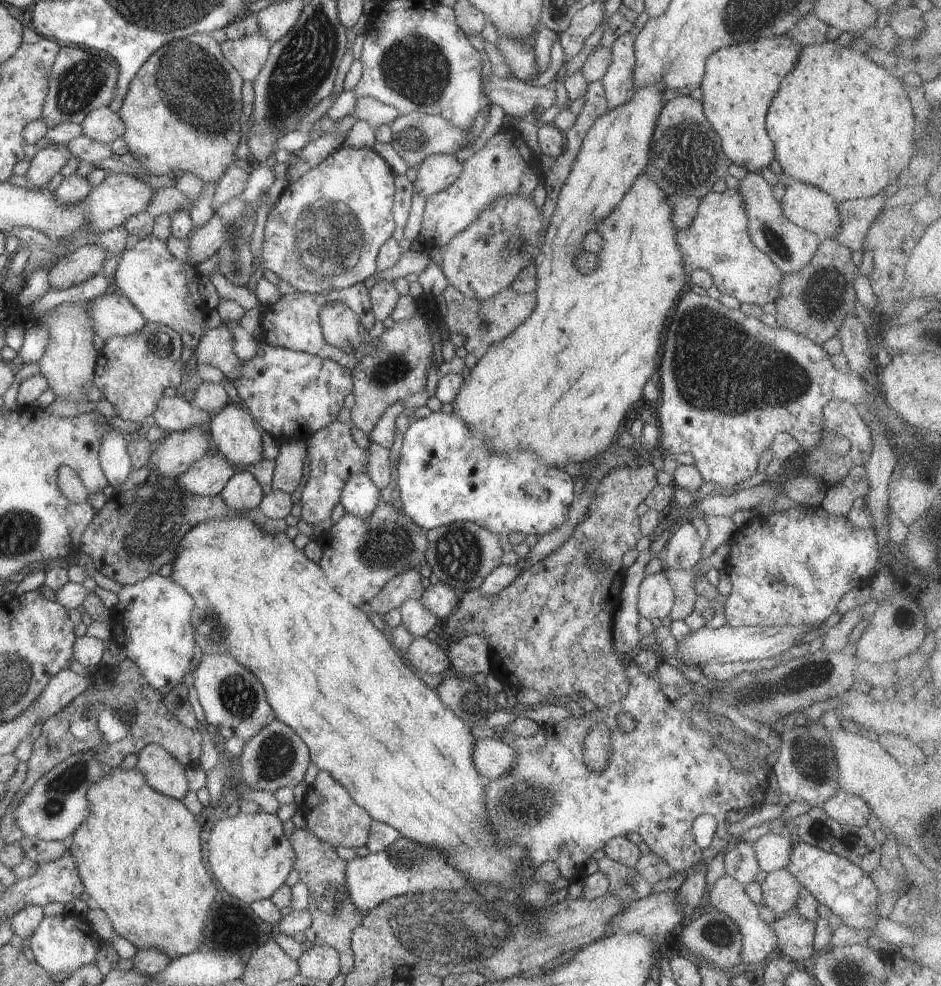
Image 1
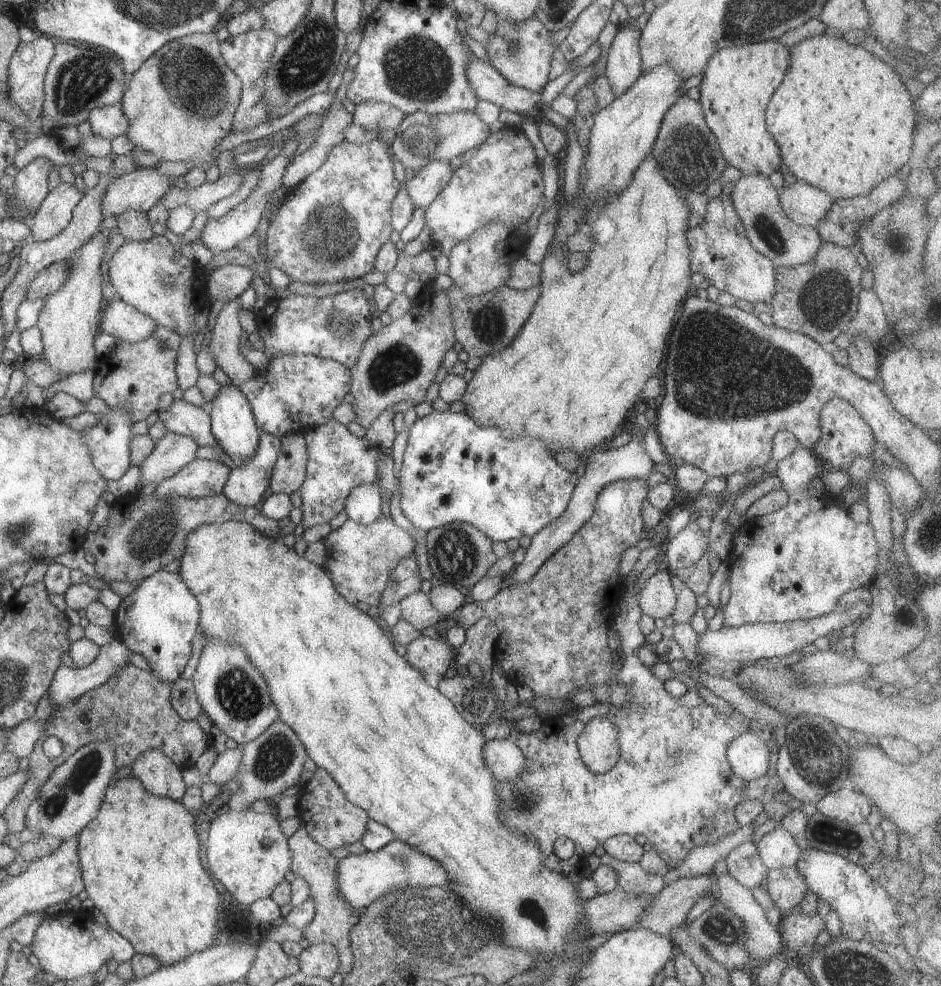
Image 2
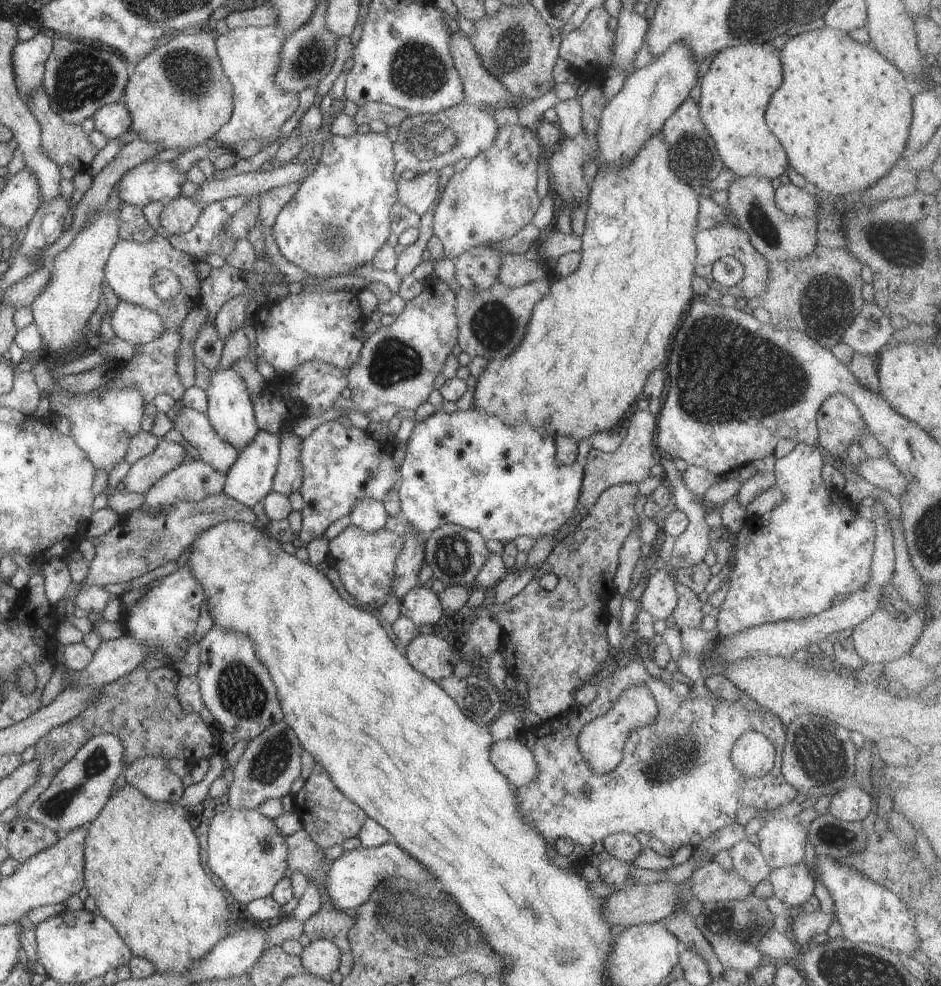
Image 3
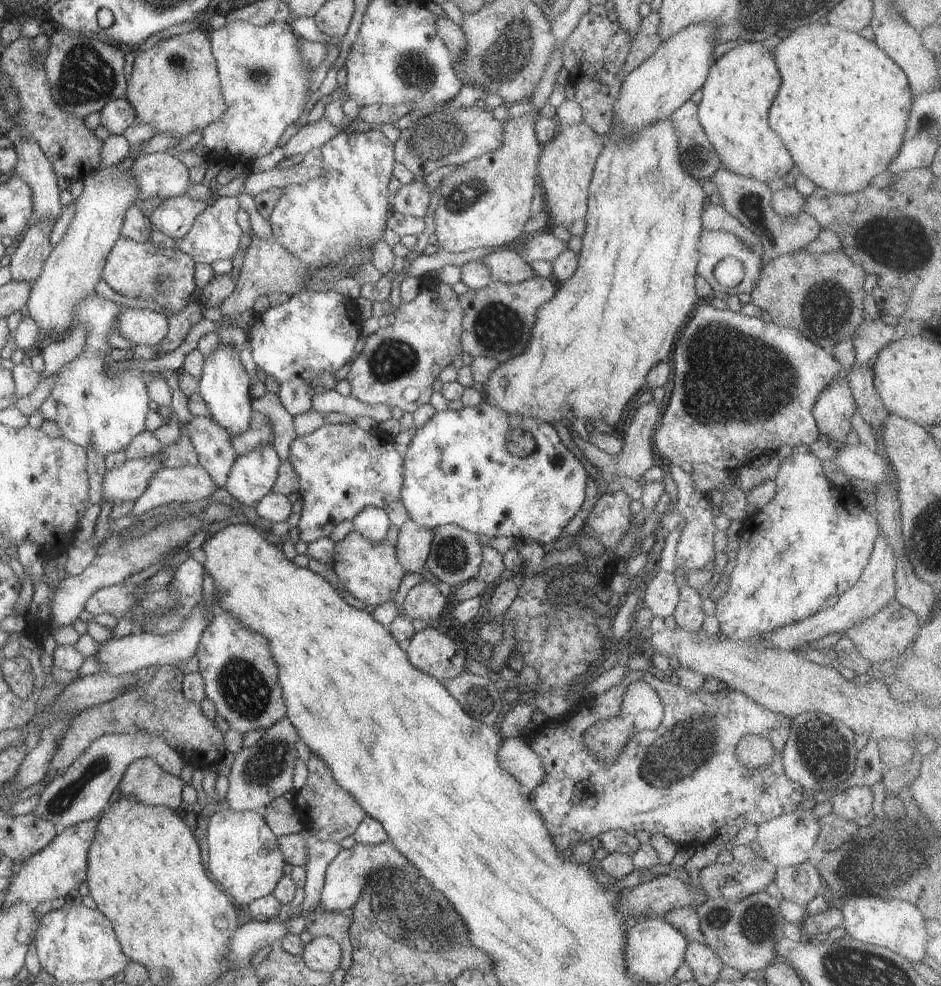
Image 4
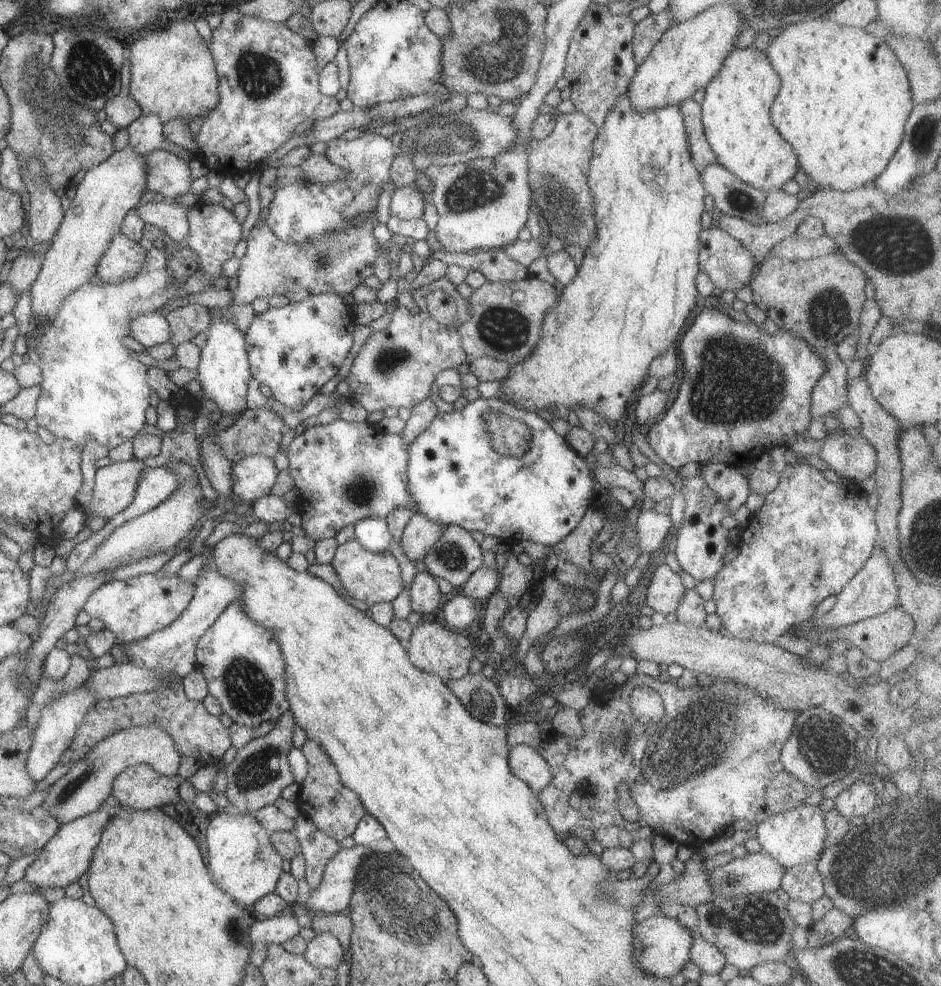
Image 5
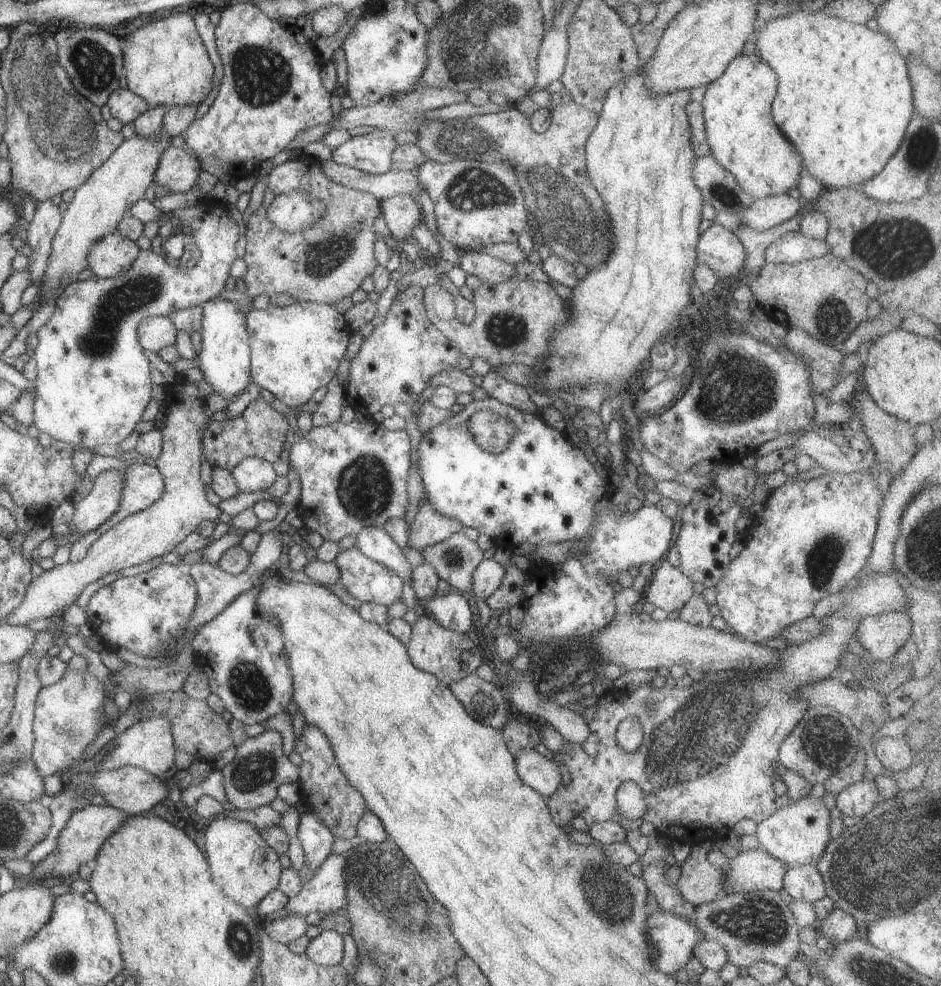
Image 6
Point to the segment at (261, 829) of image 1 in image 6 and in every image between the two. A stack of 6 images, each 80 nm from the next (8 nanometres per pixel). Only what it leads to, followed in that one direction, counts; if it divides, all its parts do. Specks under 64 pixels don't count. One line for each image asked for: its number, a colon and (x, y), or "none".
2: (248, 852)
3: (246, 850)
4: (244, 855)
5: (245, 865)
6: (243, 865)

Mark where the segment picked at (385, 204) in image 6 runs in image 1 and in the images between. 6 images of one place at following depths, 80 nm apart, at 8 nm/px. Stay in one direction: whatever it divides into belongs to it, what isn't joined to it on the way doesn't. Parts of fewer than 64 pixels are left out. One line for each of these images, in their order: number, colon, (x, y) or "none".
1: (437, 171)
2: (432, 177)
3: (419, 194)
4: (412, 199)
5: (407, 203)

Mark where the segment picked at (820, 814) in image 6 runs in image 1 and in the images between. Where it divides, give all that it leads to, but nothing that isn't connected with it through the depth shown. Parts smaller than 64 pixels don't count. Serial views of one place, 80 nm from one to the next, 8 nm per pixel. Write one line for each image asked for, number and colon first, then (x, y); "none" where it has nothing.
1: (773, 852)
2: (778, 849)
3: (782, 840)
4: (787, 840)
5: (795, 837)

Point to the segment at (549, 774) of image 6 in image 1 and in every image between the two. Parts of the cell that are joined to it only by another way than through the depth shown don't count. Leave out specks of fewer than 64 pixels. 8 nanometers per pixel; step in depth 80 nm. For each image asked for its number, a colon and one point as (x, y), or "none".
1: (492, 758)
2: (506, 761)
3: (517, 763)
4: (515, 756)
5: (526, 763)

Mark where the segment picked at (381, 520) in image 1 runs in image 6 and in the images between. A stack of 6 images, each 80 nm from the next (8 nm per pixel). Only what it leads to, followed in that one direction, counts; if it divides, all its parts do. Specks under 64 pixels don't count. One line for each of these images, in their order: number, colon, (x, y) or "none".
2: (360, 558)
3: (365, 561)
4: (370, 571)
5: (373, 577)
6: (369, 581)

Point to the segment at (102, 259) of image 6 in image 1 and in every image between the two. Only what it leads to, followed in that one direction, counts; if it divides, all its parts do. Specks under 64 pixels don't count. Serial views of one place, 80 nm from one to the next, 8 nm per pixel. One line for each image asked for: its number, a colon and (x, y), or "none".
1: (164, 288)
2: (151, 275)
3: (155, 275)
4: (151, 271)
5: (124, 260)

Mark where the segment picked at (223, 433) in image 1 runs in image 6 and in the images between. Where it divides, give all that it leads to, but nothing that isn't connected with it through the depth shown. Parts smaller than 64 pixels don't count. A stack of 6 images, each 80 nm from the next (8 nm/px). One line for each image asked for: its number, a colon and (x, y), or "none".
2: (233, 424)
3: (230, 410)
4: (225, 386)
5: (224, 371)
6: (225, 357)

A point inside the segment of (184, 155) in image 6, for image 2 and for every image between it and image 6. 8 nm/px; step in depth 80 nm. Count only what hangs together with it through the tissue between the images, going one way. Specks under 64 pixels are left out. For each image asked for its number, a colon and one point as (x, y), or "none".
2: (141, 189)
3: (152, 180)
4: (158, 174)
5: (168, 175)

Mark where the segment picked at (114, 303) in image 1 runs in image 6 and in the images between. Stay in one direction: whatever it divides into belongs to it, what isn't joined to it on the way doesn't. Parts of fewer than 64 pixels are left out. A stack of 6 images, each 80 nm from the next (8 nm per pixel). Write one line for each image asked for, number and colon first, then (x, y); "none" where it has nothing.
2: (123, 321)
3: (136, 325)
4: (146, 327)
5: (150, 329)
6: (155, 333)

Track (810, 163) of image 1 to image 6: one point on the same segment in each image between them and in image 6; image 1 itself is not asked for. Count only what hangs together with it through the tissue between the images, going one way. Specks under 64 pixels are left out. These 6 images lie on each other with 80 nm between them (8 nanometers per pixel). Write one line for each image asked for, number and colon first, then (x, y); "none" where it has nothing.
2: (843, 119)
3: (842, 114)
4: (841, 110)
5: (845, 97)
6: (845, 99)

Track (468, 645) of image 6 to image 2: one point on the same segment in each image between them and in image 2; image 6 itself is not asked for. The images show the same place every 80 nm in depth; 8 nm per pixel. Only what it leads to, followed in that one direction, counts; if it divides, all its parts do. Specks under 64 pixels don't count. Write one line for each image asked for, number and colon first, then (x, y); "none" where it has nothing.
2: (429, 655)
3: (436, 658)
4: (433, 652)
5: (433, 648)

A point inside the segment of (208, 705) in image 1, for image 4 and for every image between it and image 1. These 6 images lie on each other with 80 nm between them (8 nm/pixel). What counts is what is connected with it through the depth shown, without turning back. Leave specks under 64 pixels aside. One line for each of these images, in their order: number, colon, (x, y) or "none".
2: (232, 692)
3: (235, 686)
4: (240, 678)

